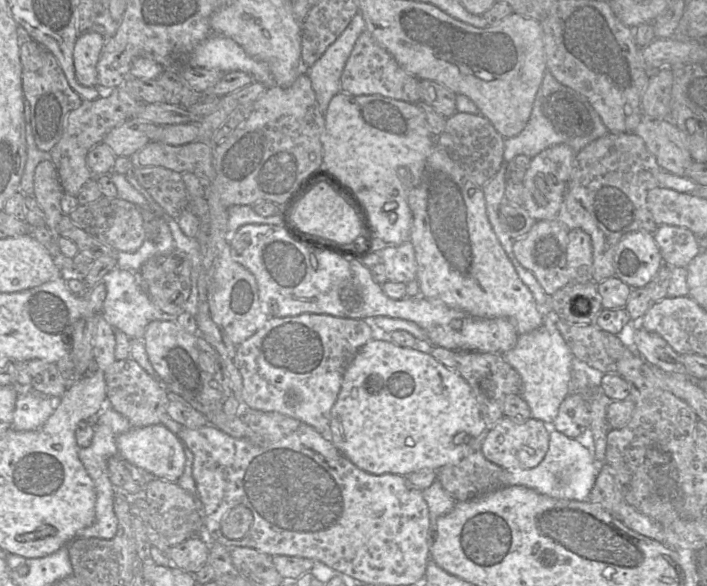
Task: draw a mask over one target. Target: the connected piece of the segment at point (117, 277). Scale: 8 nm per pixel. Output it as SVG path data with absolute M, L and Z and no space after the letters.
M115 268L103 277L102 282L106 286L102 315L114 329L124 332L130 339L143 340L145 329L151 321L176 317L166 315L154 305L135 272Z

